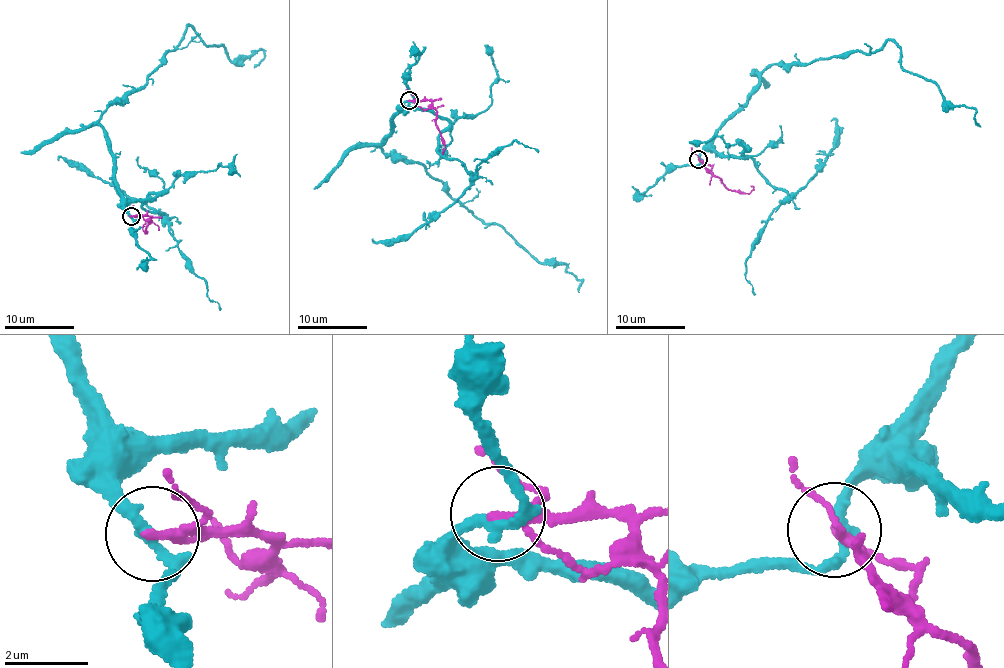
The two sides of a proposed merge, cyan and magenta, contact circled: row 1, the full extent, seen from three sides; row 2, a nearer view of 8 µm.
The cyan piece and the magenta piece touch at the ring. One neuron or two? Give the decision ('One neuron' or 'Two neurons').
Two neurons

